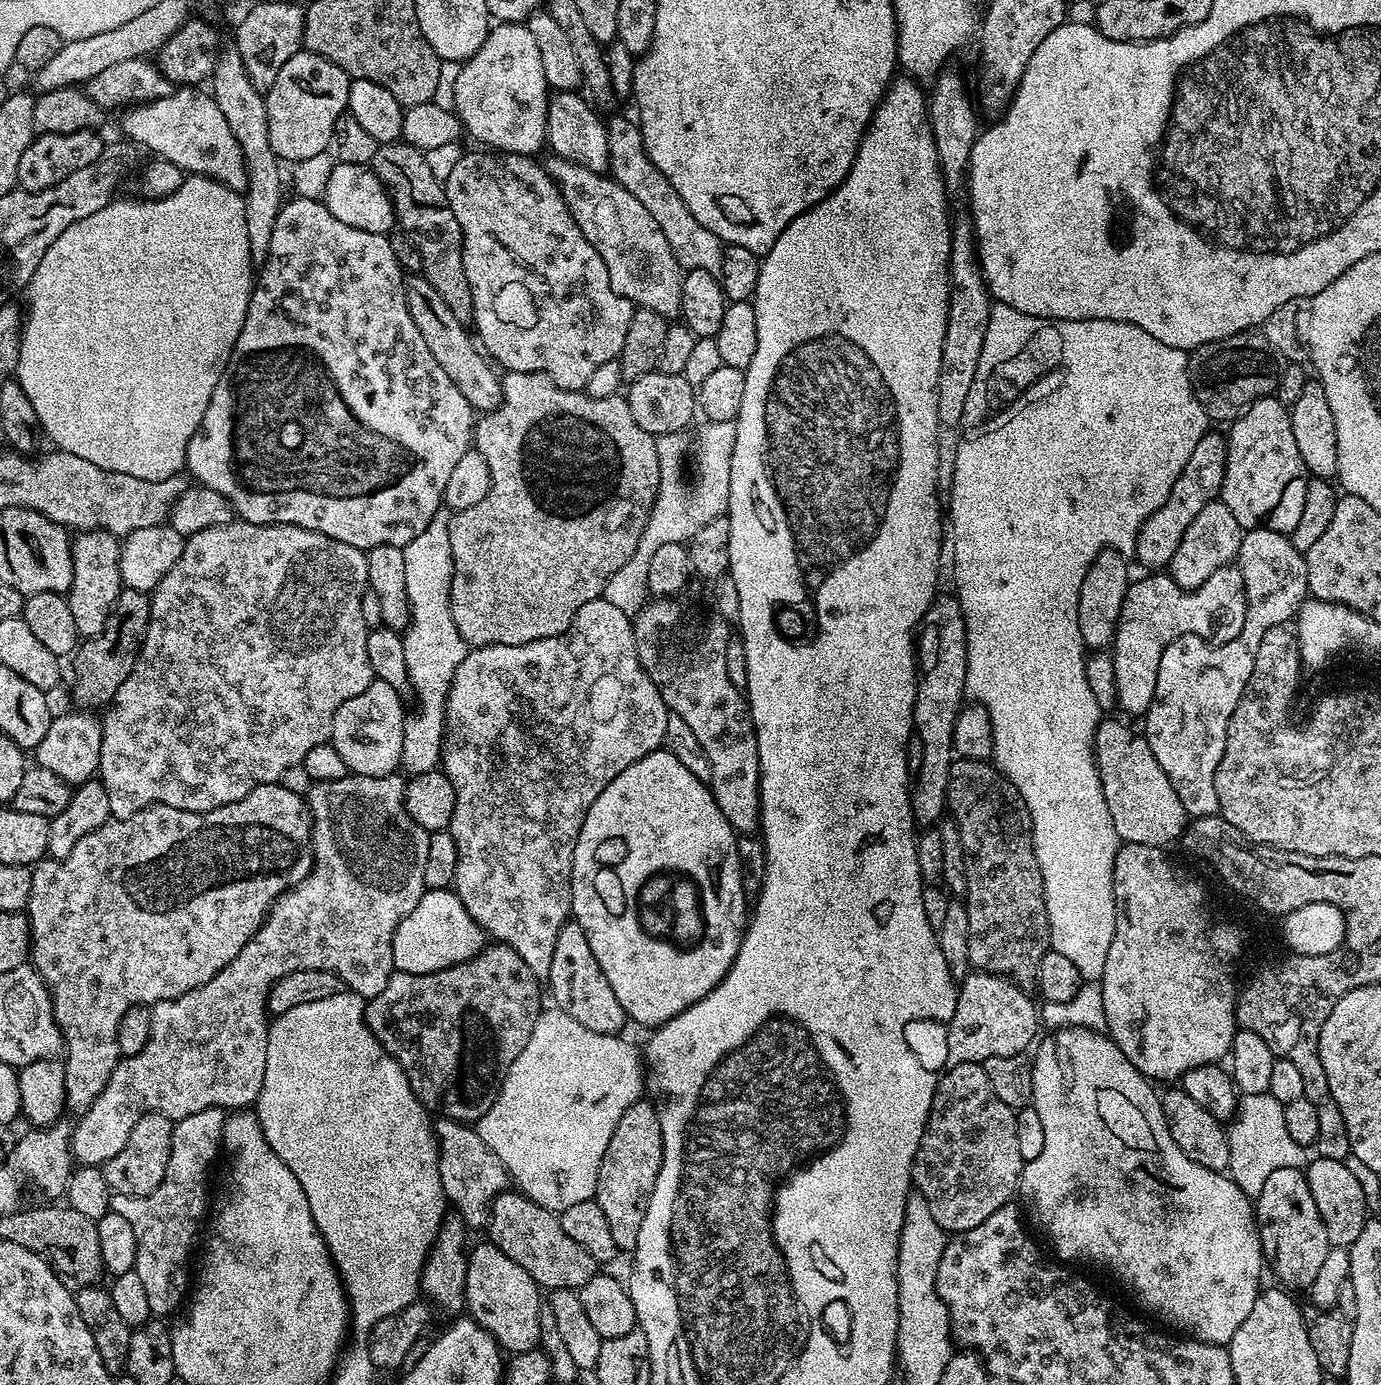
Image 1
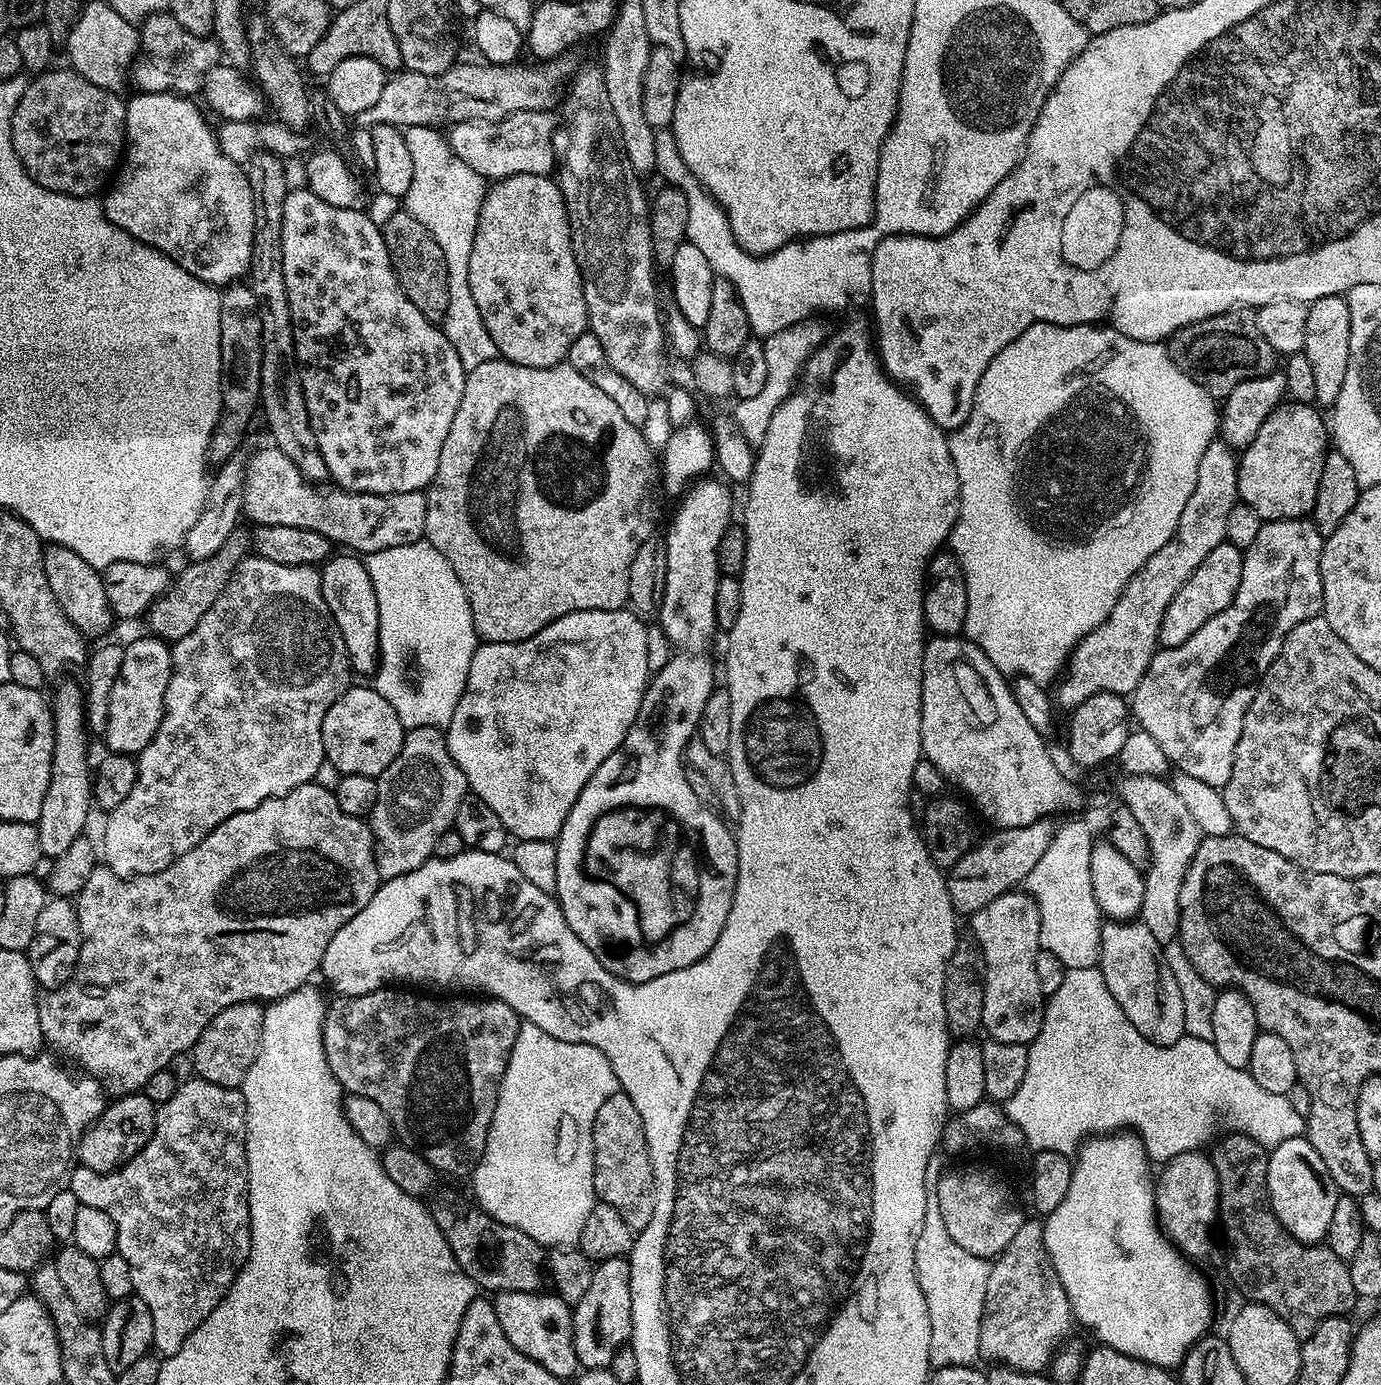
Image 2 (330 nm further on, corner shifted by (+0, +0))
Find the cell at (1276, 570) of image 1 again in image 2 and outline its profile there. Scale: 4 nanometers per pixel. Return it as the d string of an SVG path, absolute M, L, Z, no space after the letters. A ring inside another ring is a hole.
M1308 518L1270 520L1261 523L1254 542L1250 542L1250 546L1243 549L1242 582L1238 582L1238 590L1234 594L1230 606L1226 606L1226 610L1222 610L1222 614L1214 614L1214 618L1210 618L1206 622L1206 626L1202 626L1202 630L1190 634L1190 638L1186 638L1186 642L1182 642L1182 646L1160 648L1156 655L1152 657L1146 674L1142 674L1142 682L1138 682L1135 692L1131 693L1130 712L1134 720L1136 716L1137 722L1140 723L1137 724L1139 731L1150 734L1150 738L1154 738L1154 742L1158 742L1158 746L1162 746L1162 754L1166 754L1169 765L1173 769L1184 772L1190 778L1198 778L1200 781L1206 782L1206 786L1214 786L1221 790L1226 786L1226 782L1230 782L1230 774L1234 766L1234 746L1238 746L1238 734L1242 734L1242 722L1246 718L1246 710L1252 701L1254 685L1274 662L1286 634L1290 634L1290 630L1294 630L1294 626L1298 626L1303 620L1309 620L1311 616L1321 615L1324 595L1322 594L1320 559L1322 558L1324 542L1325 537L1320 535L1316 525Z

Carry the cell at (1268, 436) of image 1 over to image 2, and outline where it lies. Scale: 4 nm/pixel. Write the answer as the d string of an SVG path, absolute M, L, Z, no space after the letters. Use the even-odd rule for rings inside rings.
M1295 402L1281 403L1262 422L1262 430L1250 442L1248 448L1239 453L1238 490L1239 499L1250 506L1260 515L1261 521L1270 520L1298 520L1307 517L1314 506L1314 498L1318 494L1318 478L1322 478L1324 458L1330 451L1330 428L1322 417L1316 413L1317 409L1310 404Z

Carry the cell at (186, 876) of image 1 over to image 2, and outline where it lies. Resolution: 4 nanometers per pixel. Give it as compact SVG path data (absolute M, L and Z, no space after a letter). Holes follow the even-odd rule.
M315 782L303 784L287 792L285 796L275 796L254 810L246 810L226 818L194 850L186 850L166 870L158 870L145 876L129 876L127 878L114 874L106 866L97 866L86 878L86 886L82 886L80 895L75 897L76 917L80 923L80 958L75 969L65 984L59 988L45 991L39 997L38 1022L42 1026L45 1045L57 1048L61 1057L69 1056L81 1064L87 1075L95 1076L101 1081L113 1097L125 1094L136 1094L150 1082L153 1074L165 1071L175 1056L187 1053L196 1045L196 1040L206 1030L206 1026L226 1006L234 1006L238 1002L255 1000L271 1002L281 1000L286 994L305 987L312 975L317 975L322 958L326 954L326 946L330 946L330 938L358 914L374 898L382 881L378 862L376 861L376 840L372 836L371 827L361 817L351 816L338 806L336 793L331 788L324 788Z

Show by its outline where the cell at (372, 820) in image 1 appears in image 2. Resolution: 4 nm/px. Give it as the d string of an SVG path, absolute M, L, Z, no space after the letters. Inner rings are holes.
M422 726L410 728L404 733L404 741L390 766L376 777L378 802L370 817L372 836L376 840L376 861L381 881L393 880L410 870L418 870L426 861L433 859L438 838L455 825L459 807L465 802L470 789L466 774L454 762L448 749L448 737L441 729Z

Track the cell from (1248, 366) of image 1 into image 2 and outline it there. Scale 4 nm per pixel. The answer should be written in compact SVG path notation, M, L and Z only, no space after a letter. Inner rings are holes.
M1243 306L1179 328L1168 337L1166 347L1175 364L1213 398L1228 396L1234 386L1250 382L1250 378L1272 375L1278 364L1278 353L1262 338L1262 330L1258 330L1255 311Z

